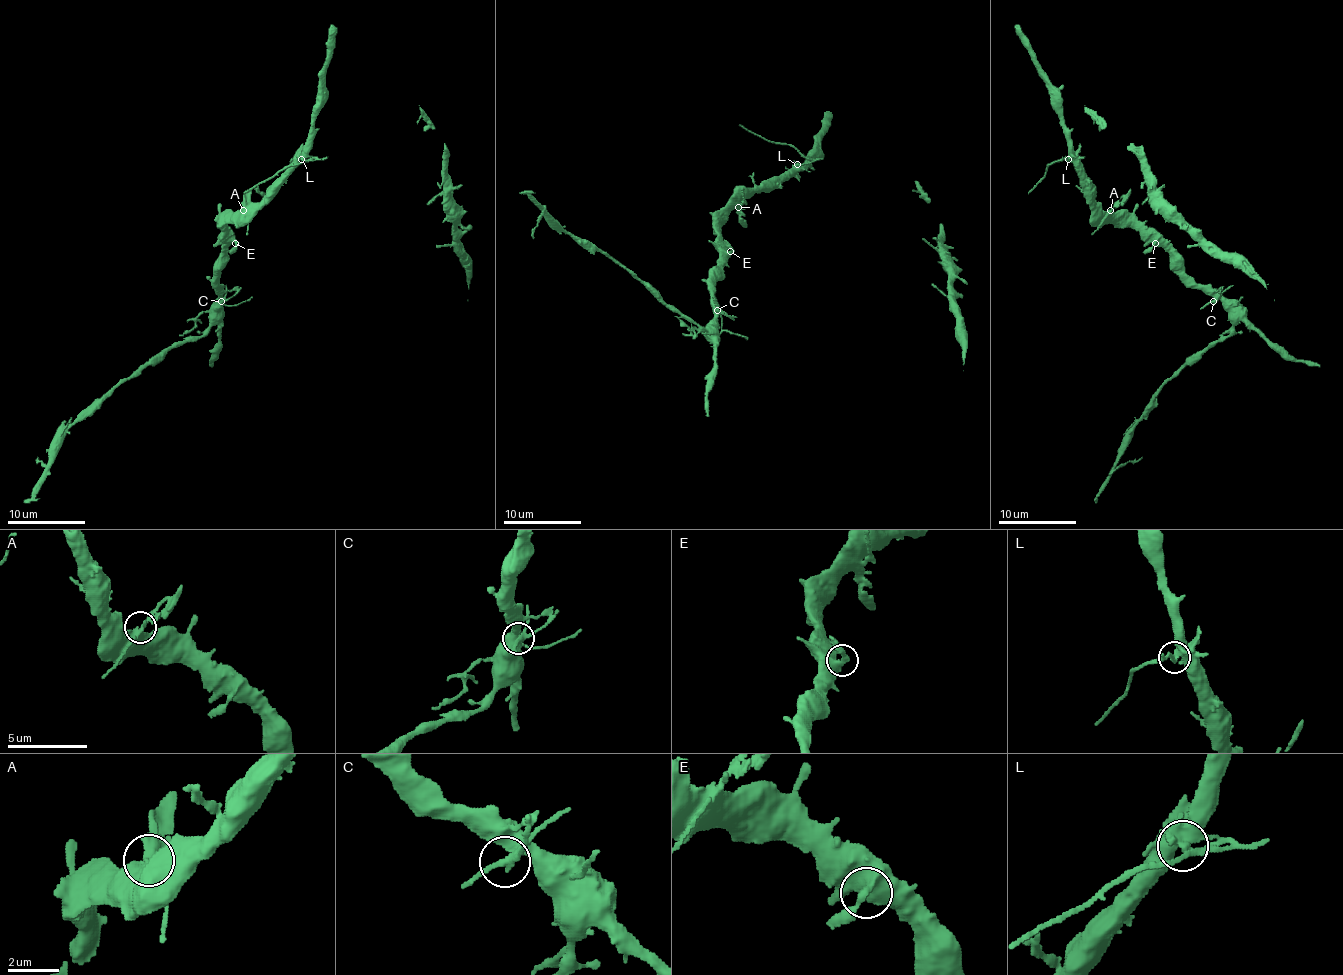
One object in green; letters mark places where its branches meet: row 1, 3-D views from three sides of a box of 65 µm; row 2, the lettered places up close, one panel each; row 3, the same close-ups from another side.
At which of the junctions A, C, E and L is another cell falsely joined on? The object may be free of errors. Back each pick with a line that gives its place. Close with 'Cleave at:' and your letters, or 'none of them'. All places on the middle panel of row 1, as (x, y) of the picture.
L: place (797, 164)
Cleave at: L

